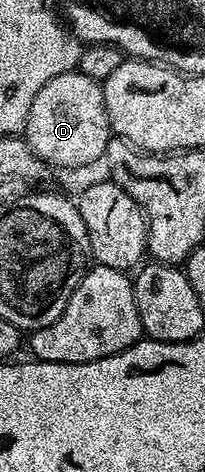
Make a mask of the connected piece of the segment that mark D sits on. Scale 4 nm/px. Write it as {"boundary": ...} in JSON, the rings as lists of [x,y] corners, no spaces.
{"boundary":[[[79,71],[54,75],[38,95],[34,95],[34,103],[30,103],[30,115],[26,119],[22,136],[28,145],[49,165],[60,169],[80,169],[83,165],[92,165],[103,158],[110,140],[108,116],[104,106],[104,86],[99,81],[82,75]]]}

